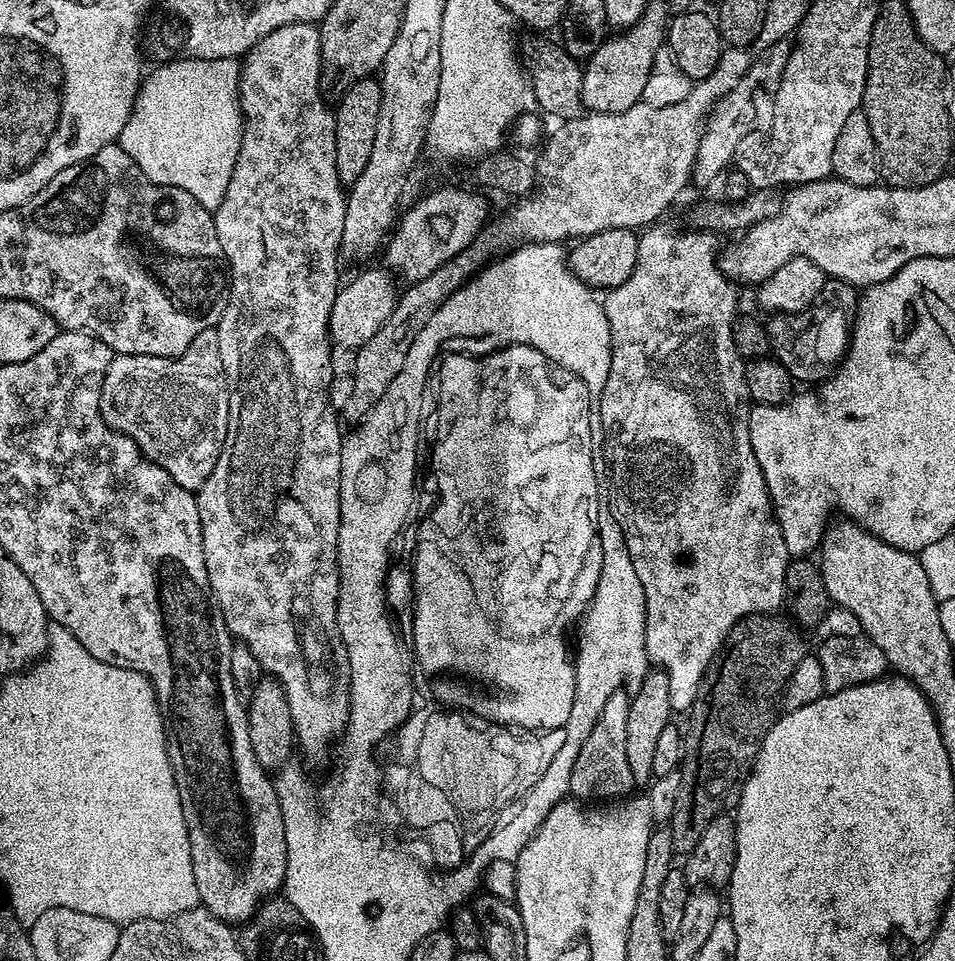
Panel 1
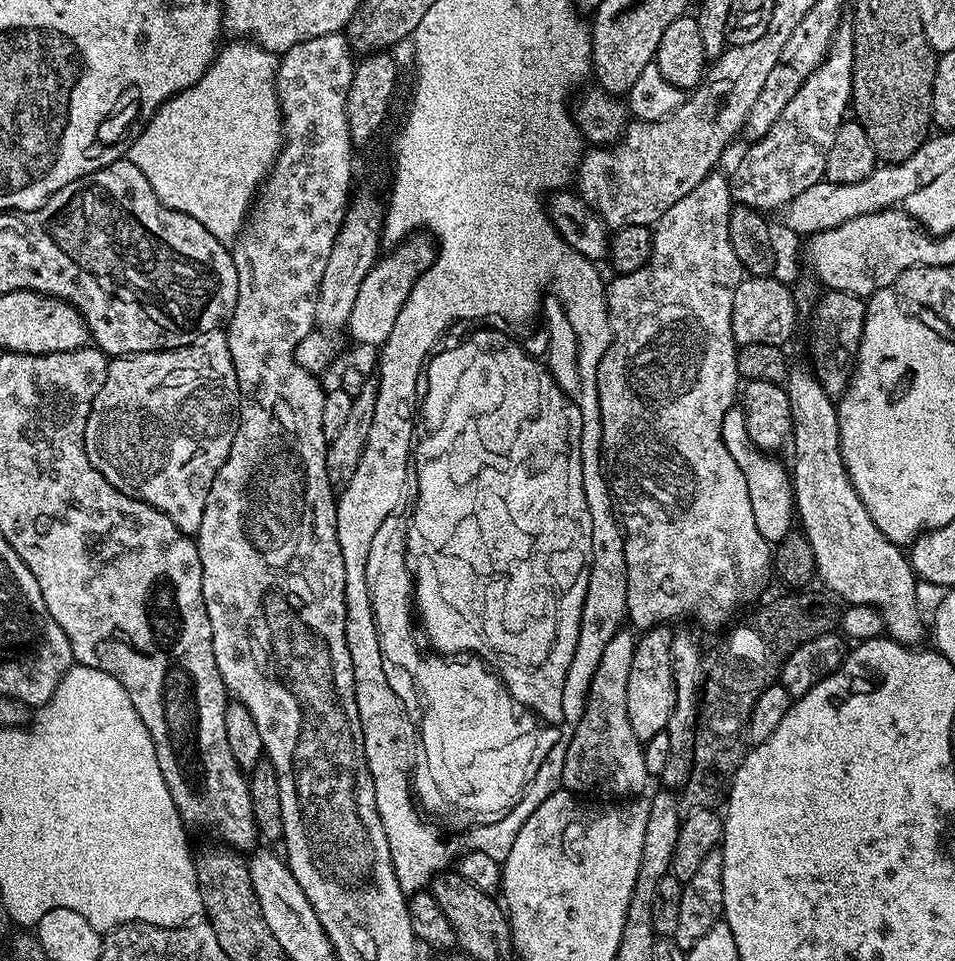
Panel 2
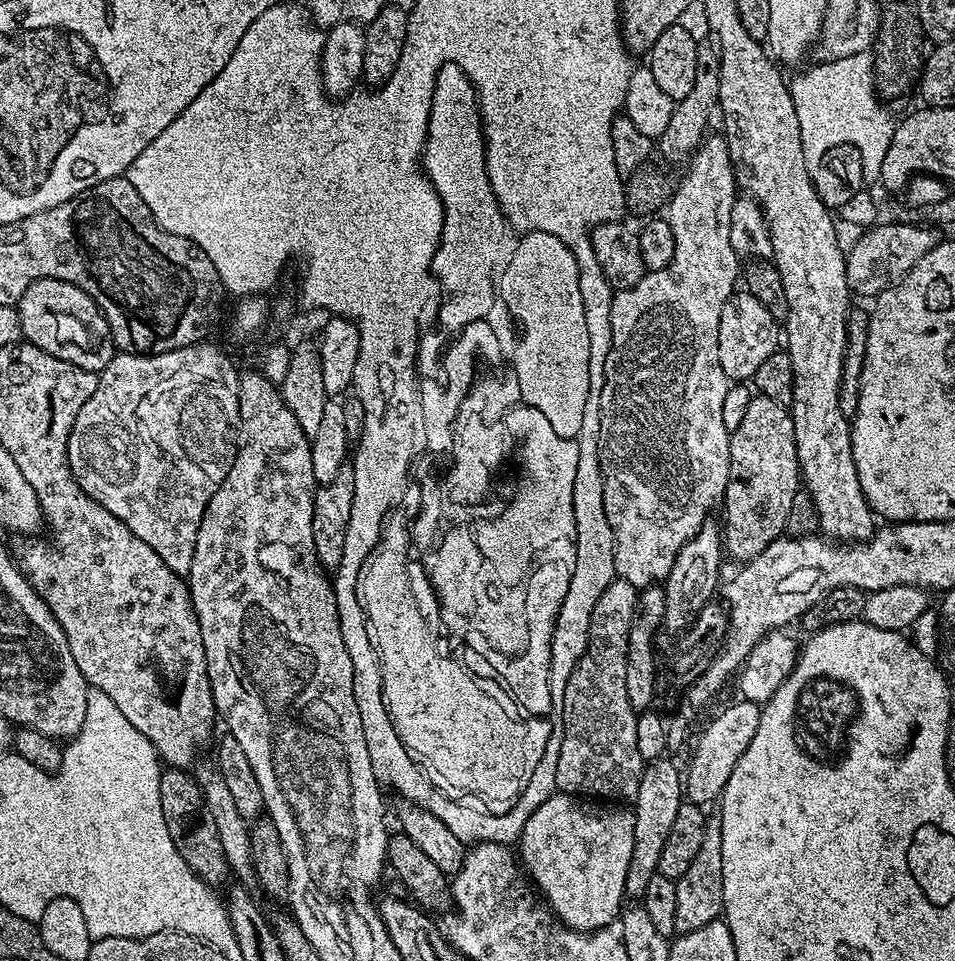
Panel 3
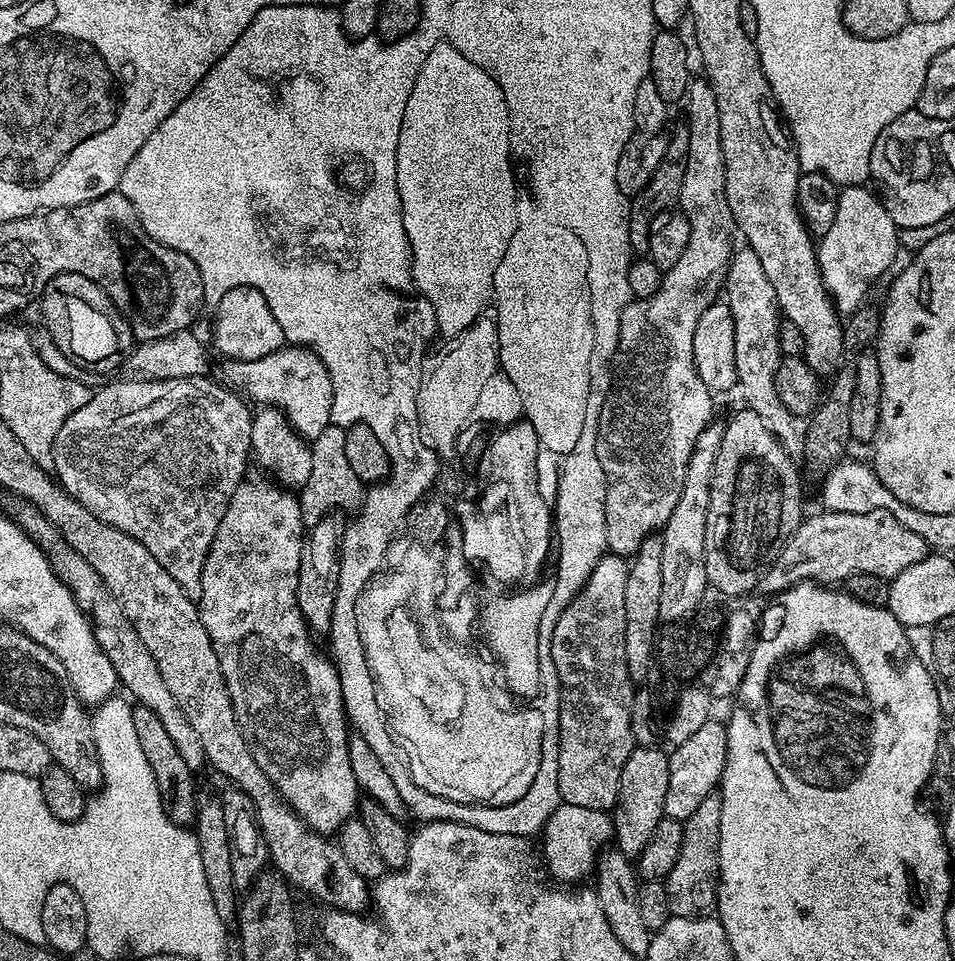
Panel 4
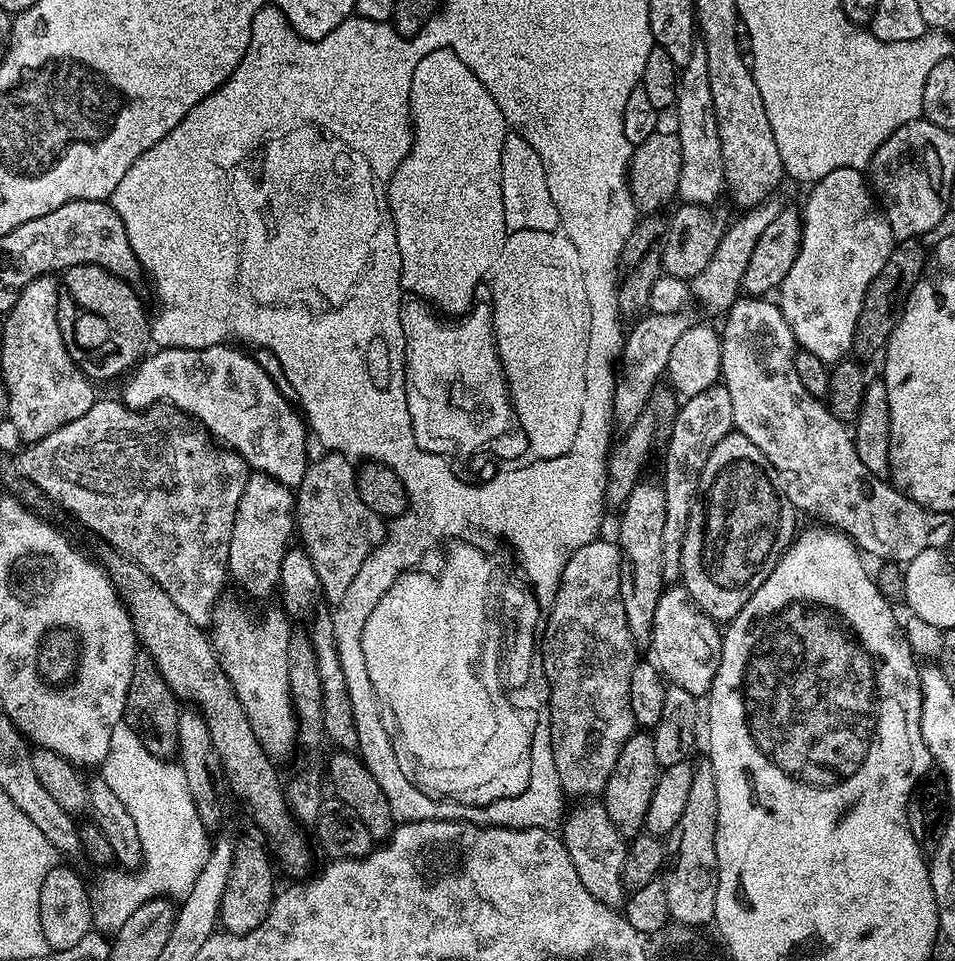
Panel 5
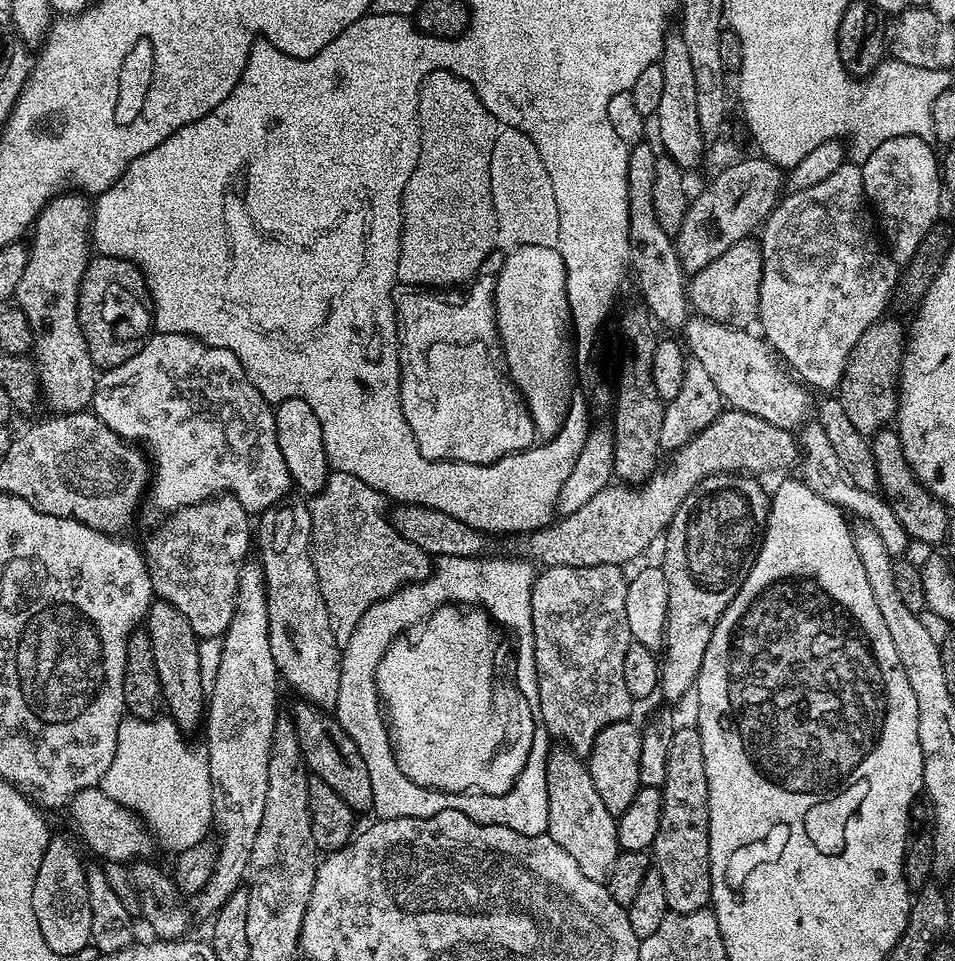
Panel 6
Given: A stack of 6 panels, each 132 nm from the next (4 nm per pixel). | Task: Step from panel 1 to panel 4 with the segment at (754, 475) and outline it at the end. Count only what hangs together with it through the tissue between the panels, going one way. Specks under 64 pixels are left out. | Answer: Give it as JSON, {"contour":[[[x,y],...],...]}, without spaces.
{"contour":[[[693,79],[688,86],[686,105],[688,104],[688,137],[690,138],[690,150],[688,151],[688,161],[686,162],[686,178],[682,178],[682,194],[678,205],[679,211],[683,212],[685,218],[690,222],[690,242],[686,242],[686,250],[682,252],[682,258],[670,269],[667,269],[660,277],[658,290],[650,298],[637,300],[635,298],[622,310],[622,326],[620,327],[620,341],[616,351],[618,359],[614,364],[614,383],[611,385],[608,397],[604,400],[600,408],[600,418],[596,426],[596,453],[598,462],[602,462],[602,470],[608,485],[606,486],[606,542],[608,552],[614,556],[631,558],[639,552],[642,542],[647,536],[659,533],[664,524],[674,514],[674,508],[678,506],[678,498],[682,498],[682,486],[686,482],[686,470],[690,462],[690,454],[702,434],[702,430],[710,423],[713,423],[712,400],[713,393],[708,391],[706,382],[698,378],[698,370],[694,366],[694,328],[698,318],[702,318],[702,310],[706,310],[708,305],[713,303],[712,279],[728,267],[728,262],[732,258],[734,243],[732,244],[732,232],[734,236],[734,225],[730,214],[730,202],[726,202],[726,178],[724,177],[724,155],[722,154],[722,138],[720,137],[720,123],[718,122],[718,106],[716,105],[716,95],[711,84],[707,79]]]}

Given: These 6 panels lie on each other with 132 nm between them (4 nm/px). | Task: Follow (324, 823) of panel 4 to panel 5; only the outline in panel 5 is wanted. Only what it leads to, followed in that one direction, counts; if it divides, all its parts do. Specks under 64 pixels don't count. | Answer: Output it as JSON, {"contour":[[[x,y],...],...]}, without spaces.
{"contour":[[[229,598],[221,599],[212,616],[210,636],[216,656],[220,659],[222,670],[226,678],[232,683],[236,691],[238,702],[243,706],[245,715],[252,723],[252,729],[265,752],[273,758],[284,756],[298,740],[298,725],[296,711],[292,708],[292,695],[290,694],[290,662],[288,661],[288,643],[294,635],[293,629],[288,629],[289,617],[283,611],[268,612],[261,624],[240,616],[240,608]]]}

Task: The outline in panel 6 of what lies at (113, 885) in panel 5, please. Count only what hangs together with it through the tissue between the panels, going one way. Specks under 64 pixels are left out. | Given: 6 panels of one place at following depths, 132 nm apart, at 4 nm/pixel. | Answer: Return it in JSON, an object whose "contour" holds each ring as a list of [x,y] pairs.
{"contour":[[[160,719],[120,721],[114,762],[106,770],[102,787],[114,802],[135,812],[159,843],[177,853],[205,840],[213,827],[212,779],[207,755],[192,752],[175,720]]]}

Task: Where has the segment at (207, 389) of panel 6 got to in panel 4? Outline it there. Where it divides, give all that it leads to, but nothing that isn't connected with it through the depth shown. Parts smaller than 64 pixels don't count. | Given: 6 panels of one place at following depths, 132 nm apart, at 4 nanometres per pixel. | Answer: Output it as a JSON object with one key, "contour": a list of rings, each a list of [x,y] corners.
{"contour":[[[285,346],[257,361],[225,359],[222,364],[220,372],[228,388],[249,401],[257,400],[257,405],[279,410],[305,441],[311,442],[328,428],[334,411],[334,381],[332,373],[317,361],[315,352]]]}

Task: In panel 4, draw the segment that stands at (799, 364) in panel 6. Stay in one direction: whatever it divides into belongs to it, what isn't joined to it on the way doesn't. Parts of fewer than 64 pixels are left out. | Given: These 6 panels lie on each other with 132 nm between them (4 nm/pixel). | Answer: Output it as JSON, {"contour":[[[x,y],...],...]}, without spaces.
{"contour":[[[844,186],[838,192],[838,214],[834,226],[819,237],[816,257],[828,295],[841,317],[847,318],[865,303],[868,287],[896,260],[899,246],[894,218],[884,208],[879,195],[868,186]]]}

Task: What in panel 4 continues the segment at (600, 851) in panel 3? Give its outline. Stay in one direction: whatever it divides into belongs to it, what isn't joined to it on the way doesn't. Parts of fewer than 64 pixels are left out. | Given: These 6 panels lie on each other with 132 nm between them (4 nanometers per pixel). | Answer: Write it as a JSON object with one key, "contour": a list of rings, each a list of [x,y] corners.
{"contour":[[[560,803],[558,810],[554,810],[554,814],[550,814],[550,822],[546,822],[542,833],[542,841],[544,840],[544,848],[542,844],[542,855],[546,861],[546,867],[553,877],[560,882],[568,882],[564,880],[580,880],[583,876],[591,877],[594,872],[595,862],[598,858],[598,851],[604,846],[602,844],[606,843],[608,840],[611,841],[614,836],[614,829],[612,827],[612,818],[608,812],[603,812],[602,810],[590,810],[586,806],[570,806],[569,804]]]}

